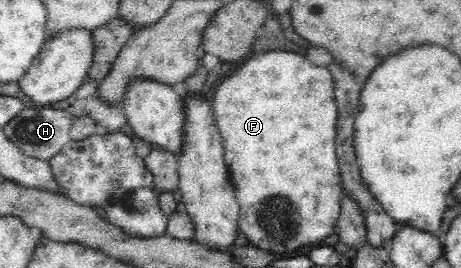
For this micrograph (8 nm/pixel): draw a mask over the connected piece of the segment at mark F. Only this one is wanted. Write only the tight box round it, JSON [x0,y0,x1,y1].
[210,50,342,252]

